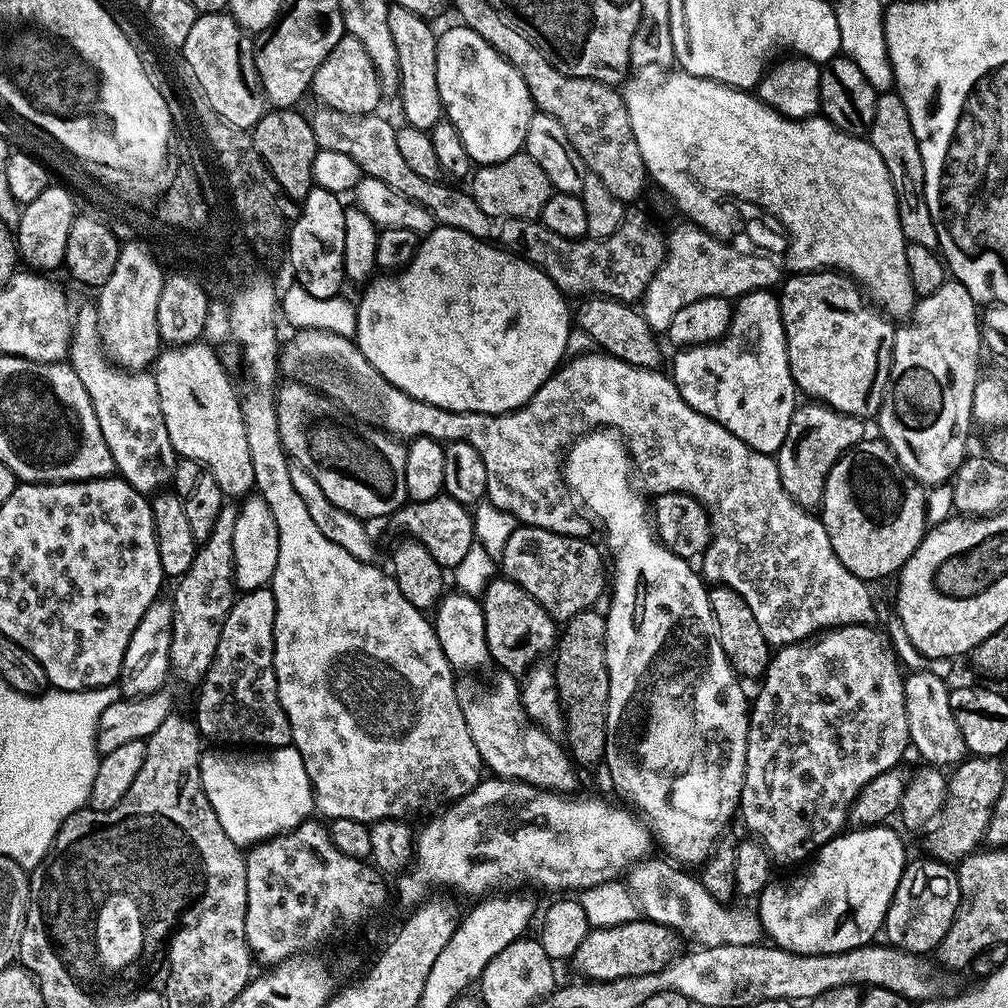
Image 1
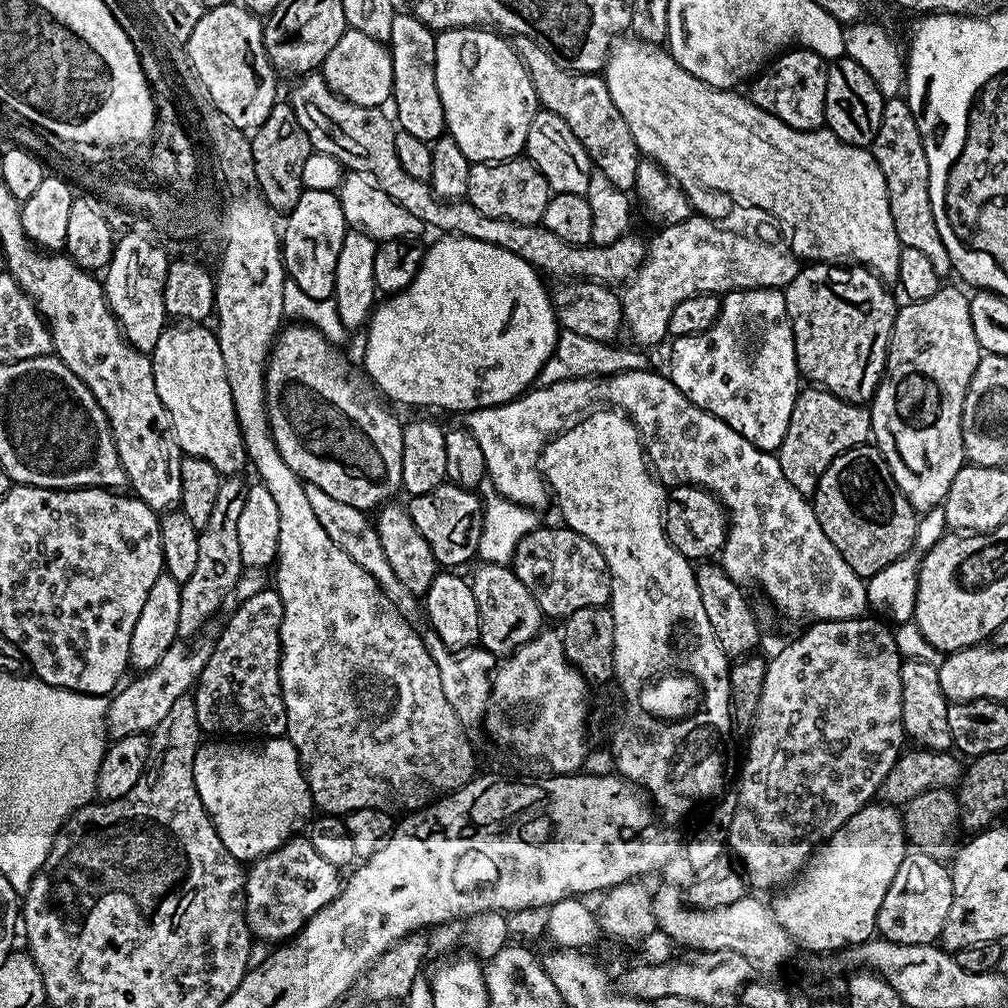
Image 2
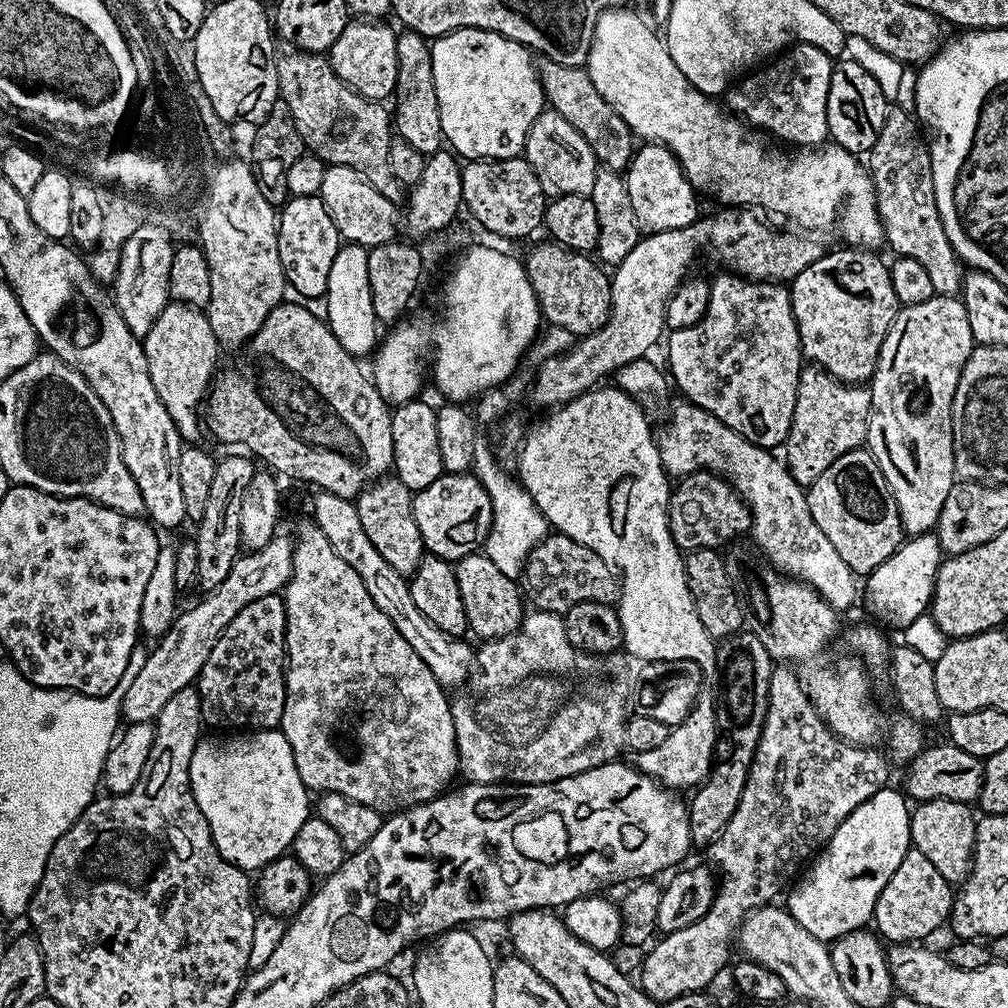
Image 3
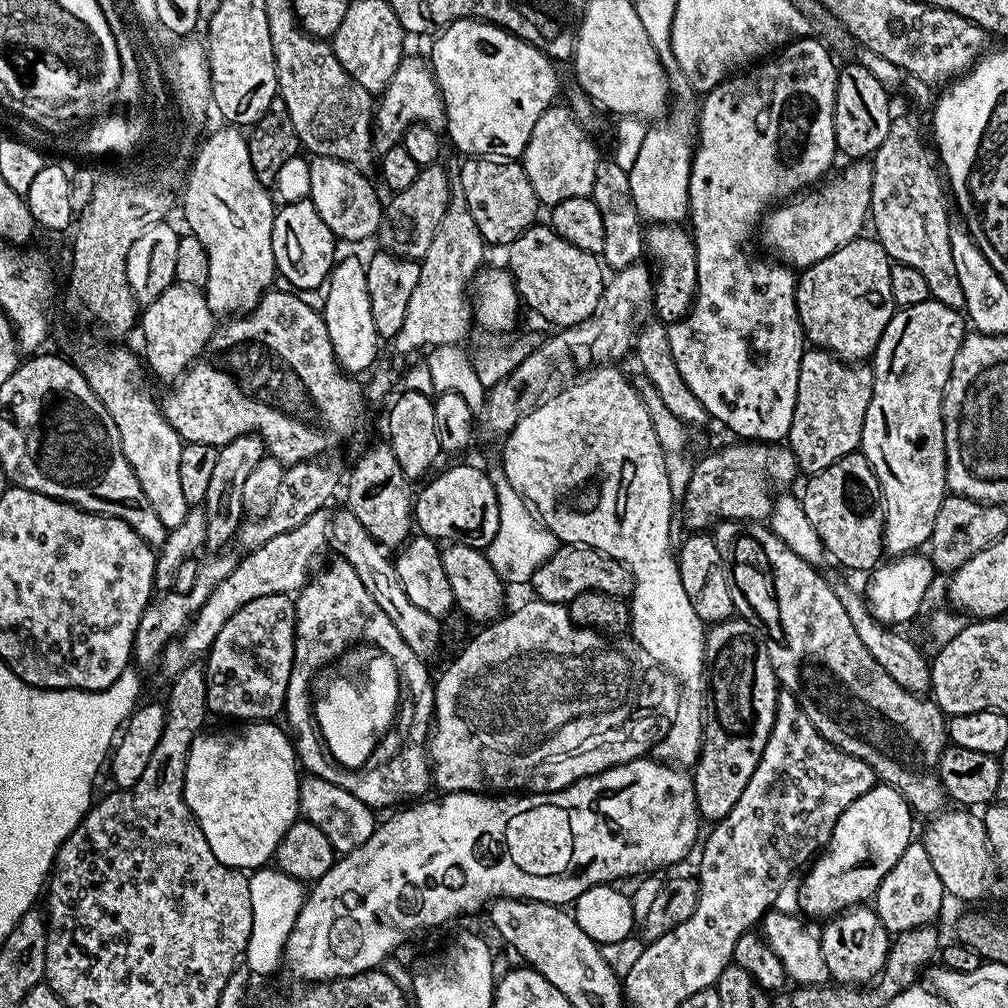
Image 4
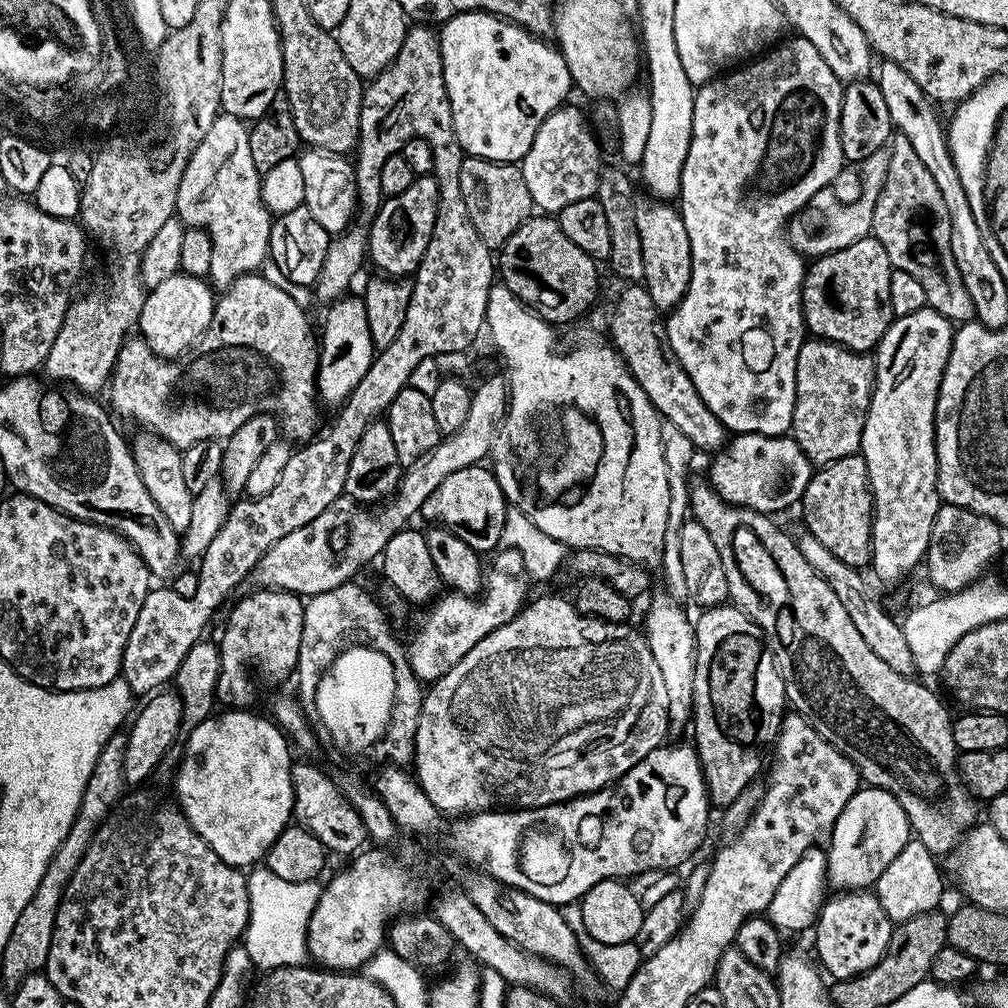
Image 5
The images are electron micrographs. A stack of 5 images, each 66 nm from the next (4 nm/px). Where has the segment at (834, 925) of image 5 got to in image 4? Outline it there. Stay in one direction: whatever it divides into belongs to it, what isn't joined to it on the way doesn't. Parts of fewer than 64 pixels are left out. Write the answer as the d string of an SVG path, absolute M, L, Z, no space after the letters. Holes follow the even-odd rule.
M875 907L849 908L829 919L819 933L822 958L826 958L829 977L838 984L864 986L876 979L884 968L890 947L890 934L882 926Z

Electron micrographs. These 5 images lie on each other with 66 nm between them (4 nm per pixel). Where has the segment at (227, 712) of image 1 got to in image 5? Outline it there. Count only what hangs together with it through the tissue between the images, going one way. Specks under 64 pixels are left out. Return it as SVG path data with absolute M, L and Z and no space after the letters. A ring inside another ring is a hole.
M252 590L232 608L228 616L228 625L224 628L224 637L218 640L220 649L220 673L216 683L216 698L221 705L232 710L248 710L256 700L256 684L252 675L260 680L269 680L280 684L301 663L302 628L305 601L292 592L275 590Z

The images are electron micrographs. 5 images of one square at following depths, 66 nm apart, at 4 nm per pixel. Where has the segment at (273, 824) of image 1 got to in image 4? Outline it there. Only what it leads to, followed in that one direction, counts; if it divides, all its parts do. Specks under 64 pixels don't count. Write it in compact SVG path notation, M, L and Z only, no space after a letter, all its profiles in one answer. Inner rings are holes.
M248 722L233 727L236 728L233 732L216 732L213 736L201 734L194 738L186 758L184 801L196 815L202 834L206 834L206 842L210 842L210 850L214 850L214 858L231 868L264 868L275 857L276 847L286 830L290 830L300 816L302 776L298 771L296 750L289 733L278 725L276 722Z

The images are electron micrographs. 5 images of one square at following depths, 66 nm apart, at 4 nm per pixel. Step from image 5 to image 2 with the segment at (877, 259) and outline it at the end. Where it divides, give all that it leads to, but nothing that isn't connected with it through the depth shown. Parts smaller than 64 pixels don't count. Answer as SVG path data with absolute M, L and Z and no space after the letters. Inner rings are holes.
M812 262L801 267L799 274L783 289L786 314L792 321L796 368L805 381L825 388L830 394L851 404L867 405L875 396L884 376L888 343L896 321L898 303L888 293L889 285L863 266L845 266L840 262Z

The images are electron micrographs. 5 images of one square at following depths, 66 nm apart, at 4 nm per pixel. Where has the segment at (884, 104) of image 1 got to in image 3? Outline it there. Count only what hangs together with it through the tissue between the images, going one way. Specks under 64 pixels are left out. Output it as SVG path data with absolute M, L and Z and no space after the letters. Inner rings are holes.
M900 106L889 107L886 122L882 122L882 134L878 134L878 142L874 142L866 156L872 185L876 190L876 205L884 227L884 239L896 256L914 258L925 267L937 296L956 296L964 283L965 269L952 249L950 238L946 238L946 230L938 214L928 146L915 115L909 109L907 112L904 108L896 107Z

